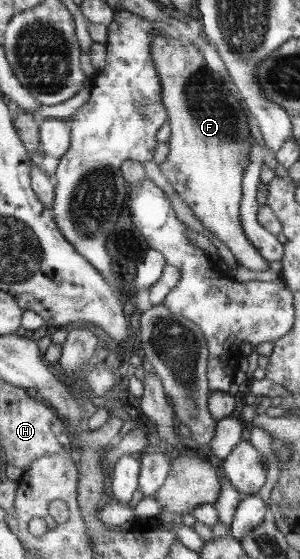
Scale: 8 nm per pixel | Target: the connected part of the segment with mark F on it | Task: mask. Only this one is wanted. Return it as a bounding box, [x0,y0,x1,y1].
[152,31,268,272]

